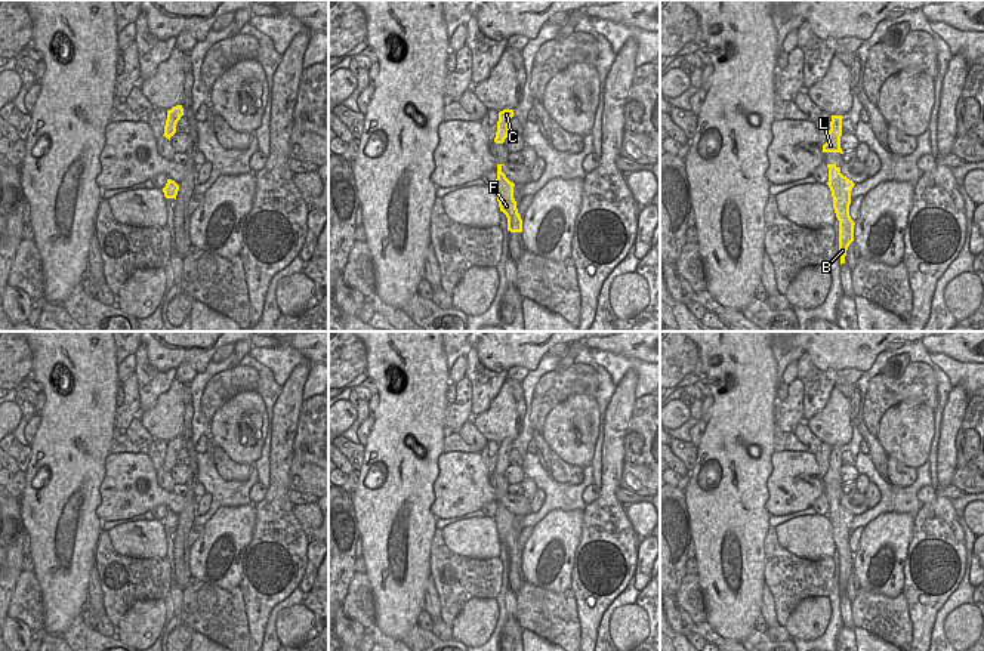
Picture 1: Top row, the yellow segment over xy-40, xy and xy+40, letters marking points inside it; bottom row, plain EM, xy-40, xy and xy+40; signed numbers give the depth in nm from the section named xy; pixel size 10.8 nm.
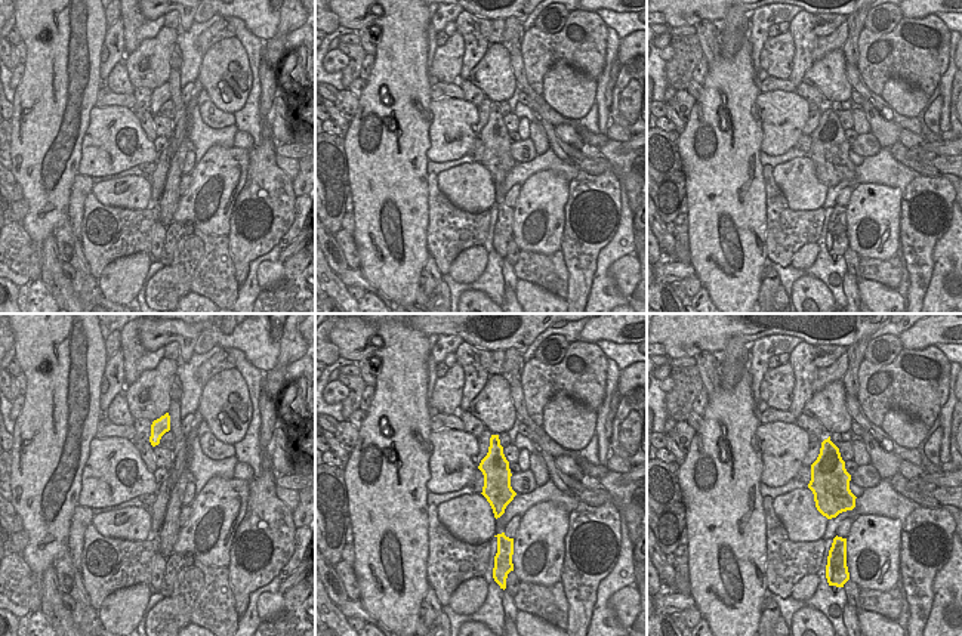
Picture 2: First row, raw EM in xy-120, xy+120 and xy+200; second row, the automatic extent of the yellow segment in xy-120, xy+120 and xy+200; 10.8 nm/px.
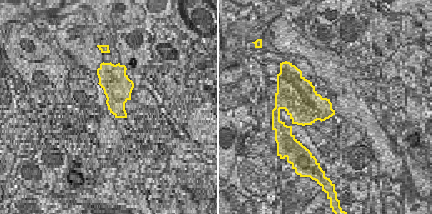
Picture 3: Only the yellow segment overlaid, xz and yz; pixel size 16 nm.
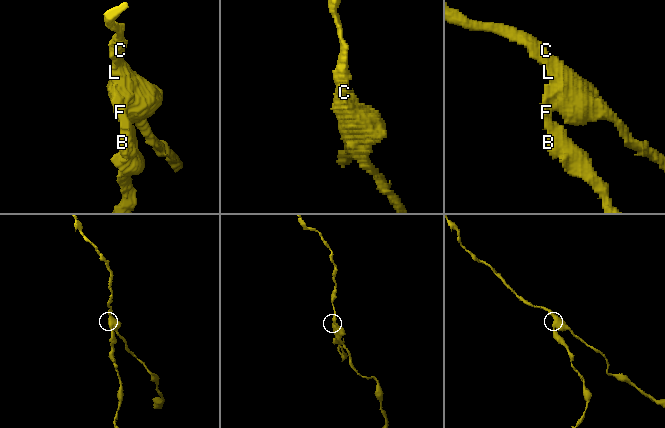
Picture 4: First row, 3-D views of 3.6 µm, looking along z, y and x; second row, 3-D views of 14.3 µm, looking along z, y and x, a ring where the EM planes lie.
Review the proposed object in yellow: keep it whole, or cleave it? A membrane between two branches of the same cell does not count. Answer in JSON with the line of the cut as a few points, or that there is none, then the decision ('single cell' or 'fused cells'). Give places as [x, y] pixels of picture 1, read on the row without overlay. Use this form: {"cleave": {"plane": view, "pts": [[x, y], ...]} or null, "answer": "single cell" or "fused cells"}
{"cleave": {"plane": "xy+40", "pts": [[848, 537], [838, 551]]}, "answer": "fused cells"}

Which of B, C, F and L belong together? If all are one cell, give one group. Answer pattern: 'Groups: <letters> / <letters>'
Groups: B / C F L

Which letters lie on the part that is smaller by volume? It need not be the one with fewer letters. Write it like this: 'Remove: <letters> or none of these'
Remove: B

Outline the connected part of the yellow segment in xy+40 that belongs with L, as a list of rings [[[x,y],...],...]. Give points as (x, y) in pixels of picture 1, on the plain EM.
[[[832,447],[829,470],[823,476],[823,484],[840,484],[840,485],[843,485],[843,482],[840,479],[842,450],[843,450],[842,447]]]

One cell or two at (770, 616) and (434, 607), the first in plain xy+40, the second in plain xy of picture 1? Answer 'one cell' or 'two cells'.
one cell

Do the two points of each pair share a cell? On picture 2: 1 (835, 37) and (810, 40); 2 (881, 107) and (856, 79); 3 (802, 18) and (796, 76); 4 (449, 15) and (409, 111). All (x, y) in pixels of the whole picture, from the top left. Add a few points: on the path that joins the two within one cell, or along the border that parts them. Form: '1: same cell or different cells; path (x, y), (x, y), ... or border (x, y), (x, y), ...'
1: different cells; border (819, 37), (811, 61)
2: same cell; path (873, 99), (860, 86)
3: same cell; path (802, 33), (802, 61)
4: different cells; border (425, 33), (428, 70)

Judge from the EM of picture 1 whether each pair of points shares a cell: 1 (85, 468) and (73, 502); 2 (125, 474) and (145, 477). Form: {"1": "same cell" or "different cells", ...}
{"1": "same cell", "2": "same cell"}

